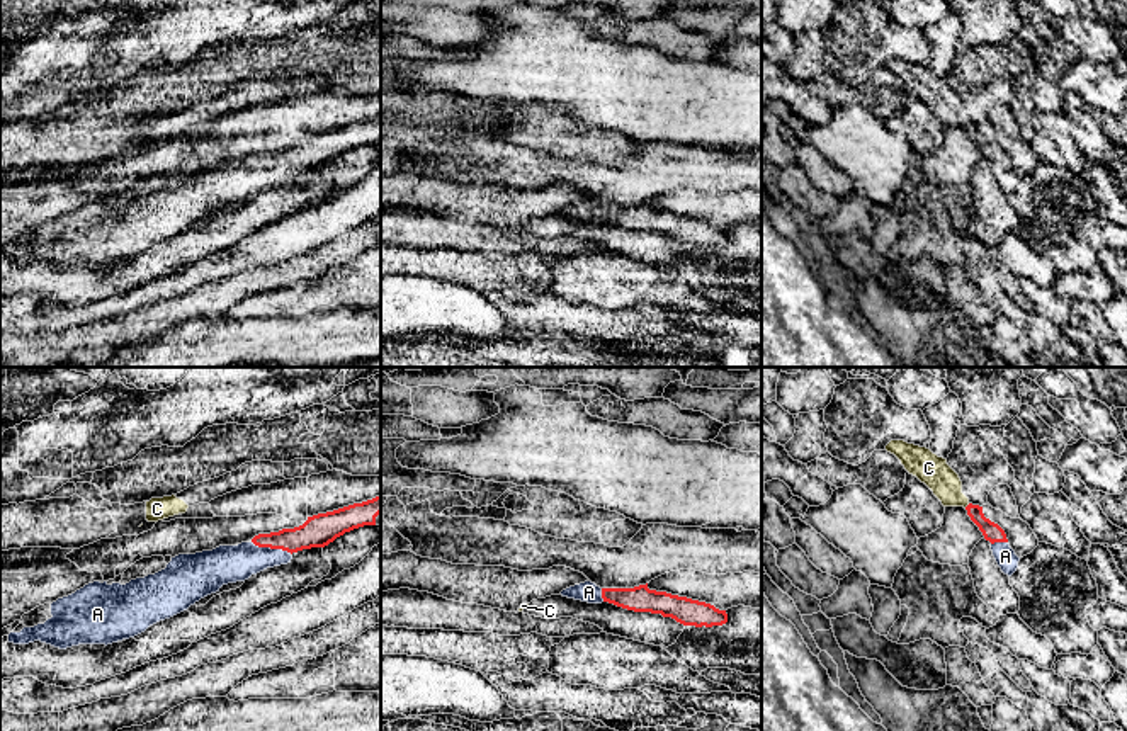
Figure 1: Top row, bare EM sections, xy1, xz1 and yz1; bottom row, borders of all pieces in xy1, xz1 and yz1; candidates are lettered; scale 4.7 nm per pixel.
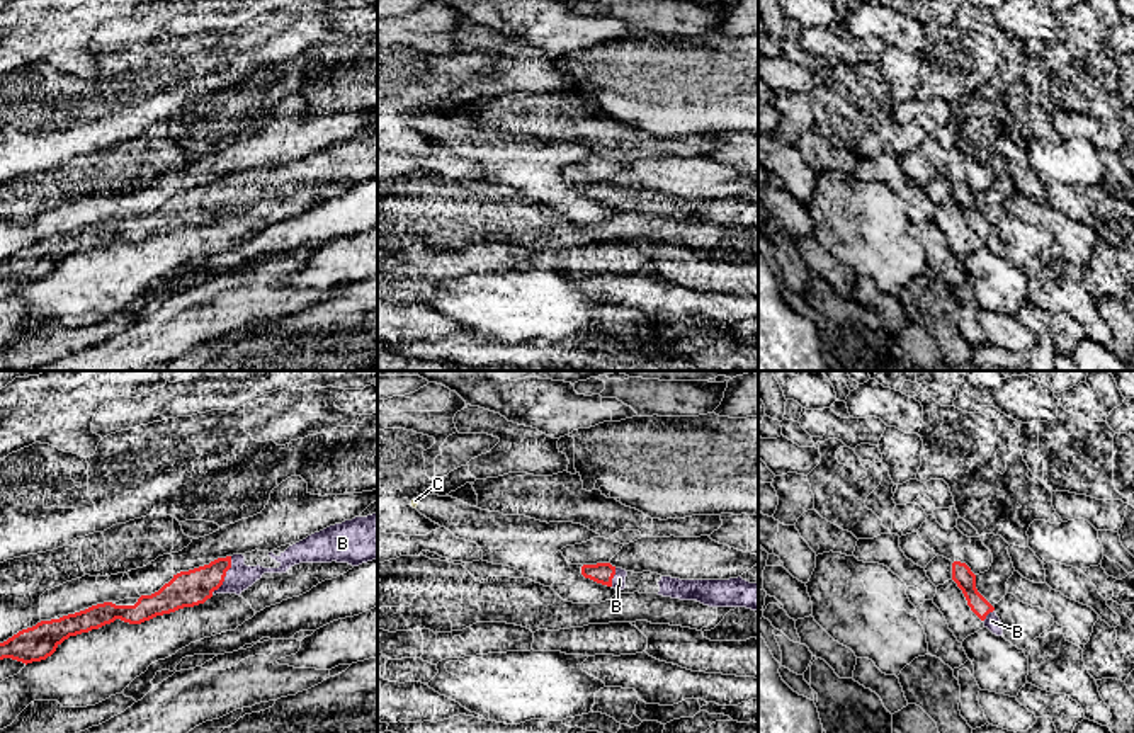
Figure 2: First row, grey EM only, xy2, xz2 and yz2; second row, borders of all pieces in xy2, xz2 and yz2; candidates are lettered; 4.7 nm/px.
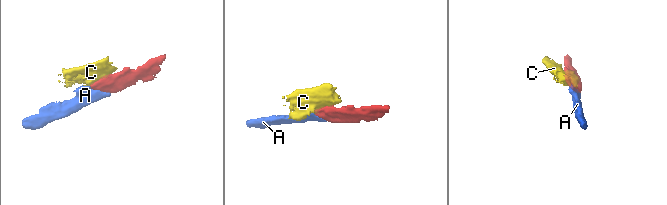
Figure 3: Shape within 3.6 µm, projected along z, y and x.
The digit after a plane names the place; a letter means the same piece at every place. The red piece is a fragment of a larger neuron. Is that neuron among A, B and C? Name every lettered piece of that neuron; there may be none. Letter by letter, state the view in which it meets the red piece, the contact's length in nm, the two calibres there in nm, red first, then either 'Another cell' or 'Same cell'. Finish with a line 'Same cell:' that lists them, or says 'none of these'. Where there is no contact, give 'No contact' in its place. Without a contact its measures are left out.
A: Touches red in xy1. Shared border 200 nm. Thickness 160 nm (red) against 180 nm. Same cell
B: Touches red in xy2. Shared border 200 nm. Thickness 170 nm (red) against 120 nm. Same cell
C: Touches red in yz1. Shared border 40 nm. Thickness 90 nm (red) against 150 nm. Another cell
Same cell: A, B

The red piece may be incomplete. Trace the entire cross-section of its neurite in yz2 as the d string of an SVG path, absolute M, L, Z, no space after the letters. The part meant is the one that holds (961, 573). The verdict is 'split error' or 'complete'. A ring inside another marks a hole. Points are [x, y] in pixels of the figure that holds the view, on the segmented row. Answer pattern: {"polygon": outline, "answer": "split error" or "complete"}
{"polygon": "M954 561L952 563L952 580L962 590L967 605L971 611L984 622L993 634L1003 634L1003 624L995 612L995 607L978 592L976 588L976 575L966 563Z", "answer": "split error"}

